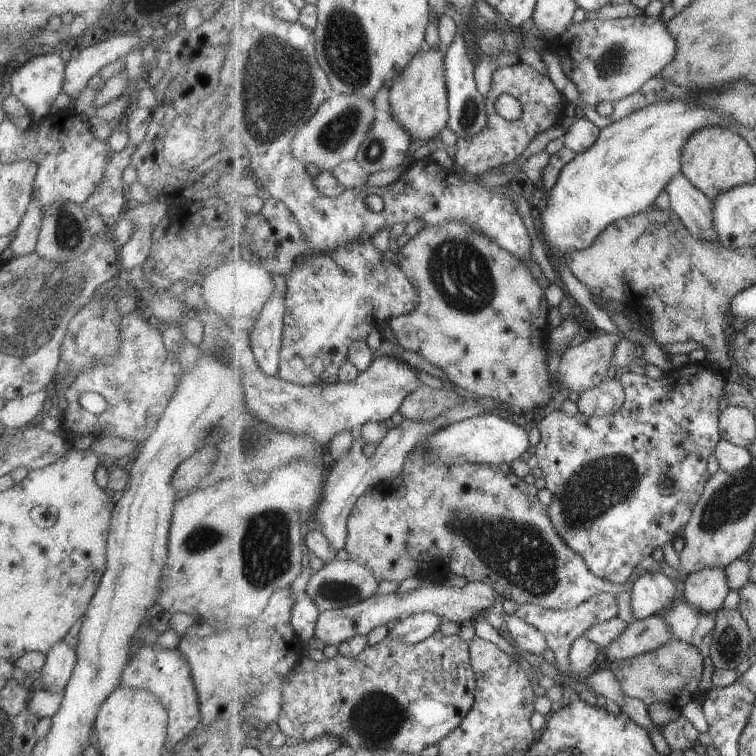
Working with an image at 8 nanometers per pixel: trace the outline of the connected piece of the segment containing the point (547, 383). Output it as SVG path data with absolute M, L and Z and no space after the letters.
M454 220L438 226L427 225L400 250L398 260L420 292L420 304L414 312L389 322L402 348L437 364L462 388L480 397L488 396L516 414L528 414L536 407L548 406L552 399L552 381L556 379L556 375L550 375L547 347L548 318L553 307L546 298L546 290L517 254L500 246L482 230Z

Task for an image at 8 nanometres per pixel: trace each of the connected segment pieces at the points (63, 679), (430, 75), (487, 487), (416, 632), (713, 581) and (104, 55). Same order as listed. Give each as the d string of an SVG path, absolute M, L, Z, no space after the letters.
M62 639L56 646L52 646L50 652L45 655L46 660L40 672L44 690L48 692L64 692L76 664L75 648L71 648Z
M443 42L438 48L426 47L416 55L404 70L403 76L399 77L391 87L392 115L406 126L406 130L412 134L414 140L426 142L435 138L449 126L451 121L448 76L446 76L448 74L447 50L448 46Z
M424 439L418 446L410 453L406 461L402 474L392 482L390 490L372 490L366 491L366 494L358 500L356 508L352 512L349 520L349 533L346 550L350 554L350 558L370 568L379 582L384 580L396 580L398 583L403 583L410 578L410 542L412 542L412 558L416 568L416 574L420 574L420 562L422 562L422 570L428 572L428 566L424 564L424 560L432 560L432 564L438 568L438 534L440 534L440 552L448 554L448 558L442 558L446 562L446 566L450 568L450 572L456 572L460 576L468 578L471 581L487 582L496 588L497 592L506 600L515 600L522 605L533 604L540 605L544 608L552 608L556 610L578 608L580 604L592 600L598 594L610 592L618 597L619 594L632 591L632 587L621 585L612 581L604 580L591 569L588 560L584 558L584 554L580 554L578 550L574 550L564 538L558 528L556 528L554 520L549 512L549 507L544 504L543 499L540 498L539 490L535 485L528 484L524 478L520 477L511 463L500 464L480 464L480 463L454 463L449 465L444 460L432 460L428 458L430 450L428 450L428 442Z
M432 612L414 614L398 622L389 636L397 638L400 642L420 643L434 636L442 628L445 620L445 617Z
M726 566L706 568L702 572L692 573L685 580L685 585L685 598L697 608L703 609L706 614L723 609L726 598L733 590Z
M123 33L80 50L78 57L70 60L64 69L63 91L73 98L78 98L80 92L89 86L90 78L98 76L103 66L120 57L132 56L136 45L140 42L142 40L139 34L130 36L128 33Z

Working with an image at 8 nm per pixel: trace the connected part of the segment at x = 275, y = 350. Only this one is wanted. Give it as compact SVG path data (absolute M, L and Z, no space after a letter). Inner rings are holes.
M274 275L276 292L270 298L257 321L252 323L251 338L253 346L249 353L252 363L260 363L266 374L277 376L281 369L288 295L288 276Z

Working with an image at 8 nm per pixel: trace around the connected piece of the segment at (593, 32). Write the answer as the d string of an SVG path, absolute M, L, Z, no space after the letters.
M646 13L637 17L612 20L599 17L593 20L585 19L580 24L572 24L561 39L564 40L564 46L575 51L574 70L570 70L568 77L578 86L584 102L593 107L606 101L617 103L638 92L649 80L664 74L664 70L676 60L679 49L678 38L672 34L668 24Z

